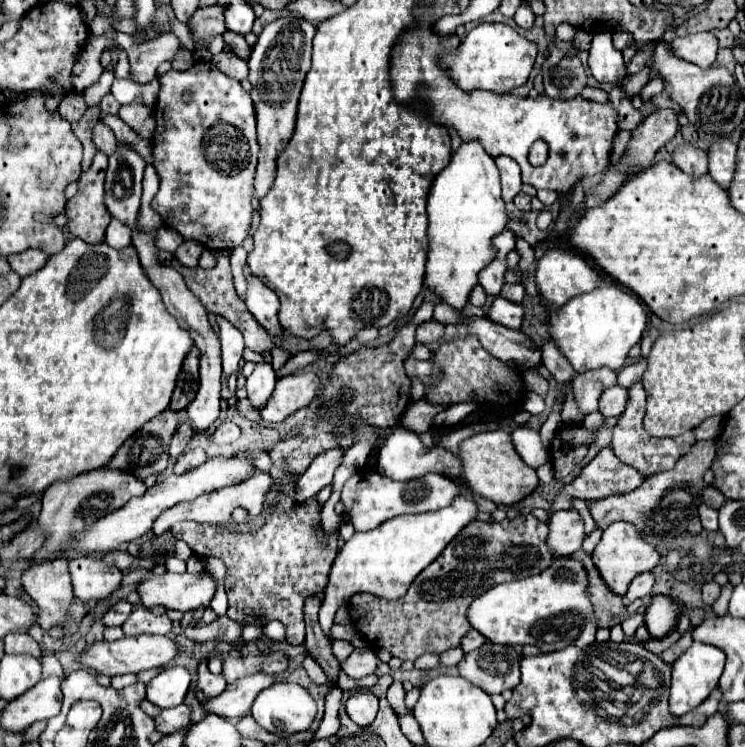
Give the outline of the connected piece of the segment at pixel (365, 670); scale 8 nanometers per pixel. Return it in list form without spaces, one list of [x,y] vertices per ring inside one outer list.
[[[354,649],[352,655],[340,665],[342,671],[352,679],[362,679],[366,675],[372,675],[378,669],[378,655],[372,649]]]

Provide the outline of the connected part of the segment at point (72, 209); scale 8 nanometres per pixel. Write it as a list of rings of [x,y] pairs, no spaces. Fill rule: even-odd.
[[[96,151],[92,165],[78,177],[78,193],[66,203],[66,215],[70,219],[72,235],[88,243],[102,241],[104,229],[112,219],[104,205],[106,167],[108,155]]]

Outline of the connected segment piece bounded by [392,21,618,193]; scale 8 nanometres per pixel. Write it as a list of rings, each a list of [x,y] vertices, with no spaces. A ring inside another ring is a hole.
[[[420,21],[418,31],[406,33],[400,39],[400,49],[396,49],[396,57],[392,57],[392,87],[396,89],[396,101],[404,101],[404,99],[412,101],[412,97],[416,97],[416,85],[424,83],[428,87],[424,93],[424,101],[428,101],[428,109],[432,109],[434,121],[442,121],[442,125],[454,127],[462,139],[476,137],[478,141],[482,141],[490,157],[500,157],[500,155],[512,157],[522,169],[522,181],[530,183],[536,189],[552,189],[556,193],[570,193],[578,181],[590,179],[594,175],[602,175],[608,169],[612,141],[618,133],[618,111],[610,101],[596,103],[596,101],[588,101],[582,97],[574,97],[572,101],[556,101],[556,99],[548,99],[544,93],[538,95],[536,99],[530,99],[530,97],[516,97],[510,93],[496,95],[496,93],[488,93],[480,89],[466,93],[452,81],[450,73],[440,65],[442,53],[452,53],[456,51],[458,45],[460,45],[460,39],[456,35],[438,37],[432,31],[432,25],[426,21]],[[538,139],[546,141],[550,151],[548,151],[548,161],[540,167],[534,167],[528,161],[528,151],[532,143]]]

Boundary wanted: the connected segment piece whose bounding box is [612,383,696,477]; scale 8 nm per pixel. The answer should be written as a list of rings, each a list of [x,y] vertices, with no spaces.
[[[636,383],[628,389],[630,393],[630,401],[626,405],[626,411],[622,413],[622,417],[618,419],[616,427],[614,427],[614,433],[612,433],[612,451],[616,453],[616,457],[624,463],[628,463],[630,467],[634,467],[638,473],[642,473],[642,477],[650,477],[654,473],[660,473],[660,471],[668,471],[676,465],[676,461],[688,453],[688,449],[694,445],[696,437],[694,437],[694,431],[688,431],[688,433],[682,433],[678,435],[676,439],[670,439],[670,437],[650,437],[642,425],[642,419],[644,419],[644,413],[646,413],[646,391],[642,387],[642,383]]]

